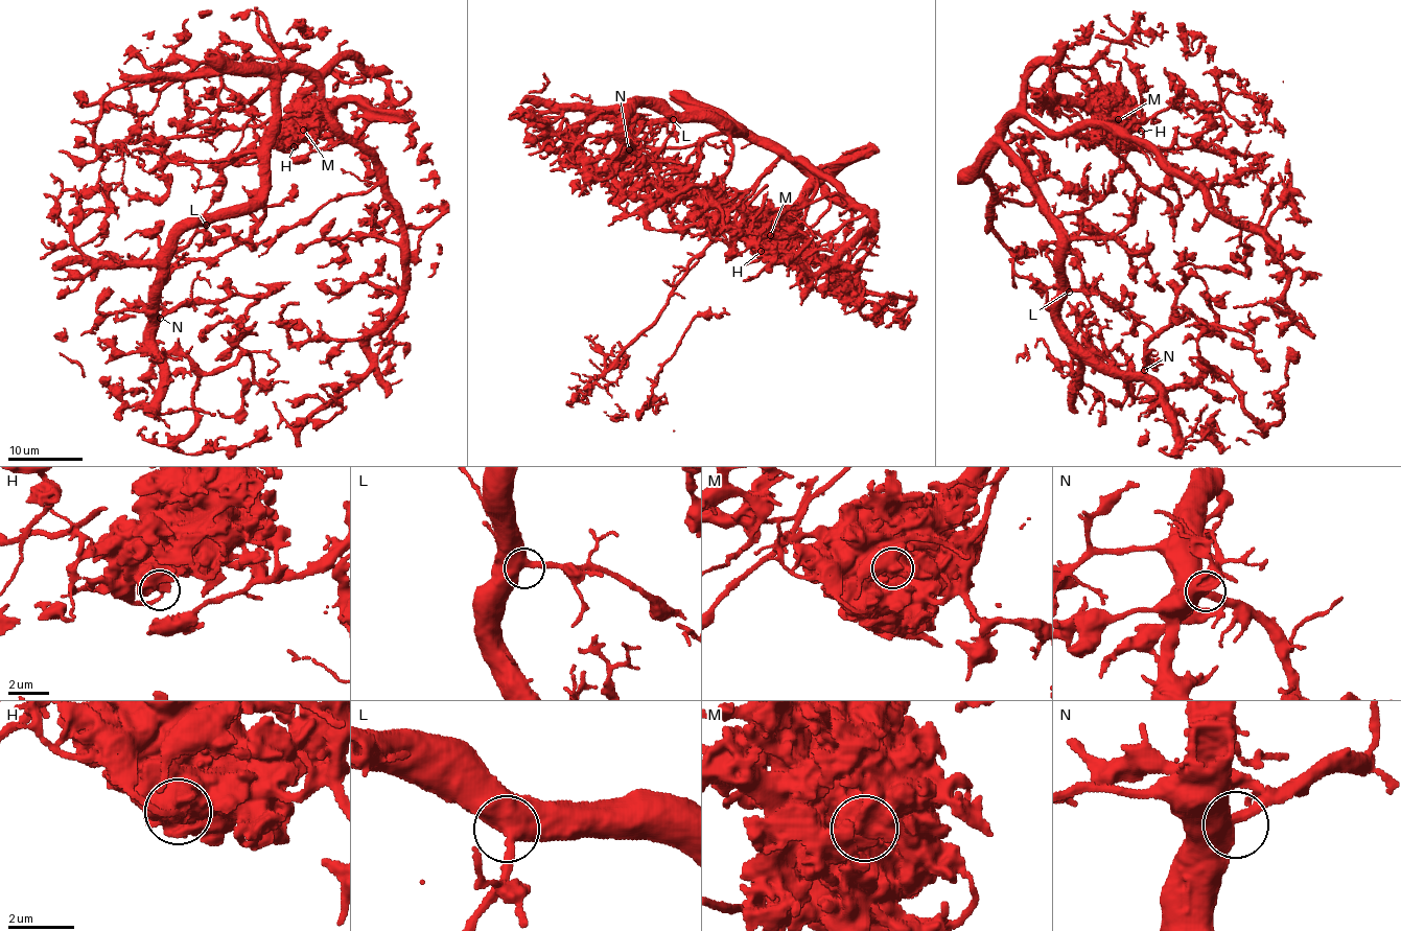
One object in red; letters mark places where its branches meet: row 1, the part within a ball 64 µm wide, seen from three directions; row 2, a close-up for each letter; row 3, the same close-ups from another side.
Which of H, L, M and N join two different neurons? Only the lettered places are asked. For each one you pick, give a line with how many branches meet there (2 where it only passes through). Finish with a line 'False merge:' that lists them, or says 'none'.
H: Branches: 2
M: Branches: 1
False merge: H, M

